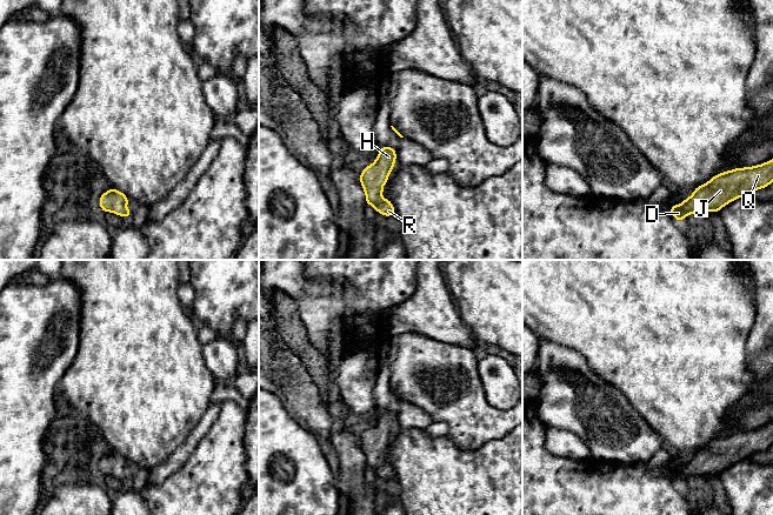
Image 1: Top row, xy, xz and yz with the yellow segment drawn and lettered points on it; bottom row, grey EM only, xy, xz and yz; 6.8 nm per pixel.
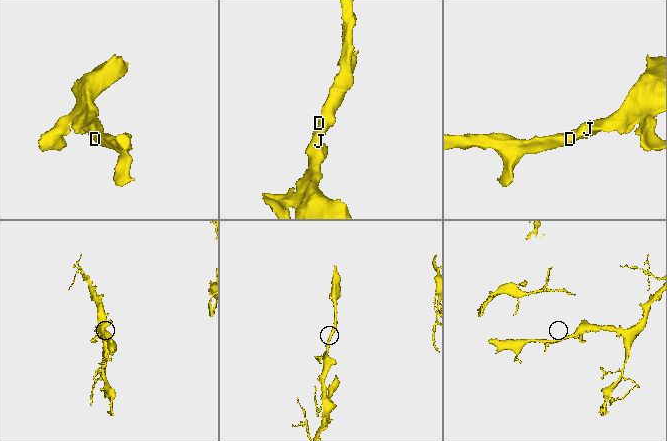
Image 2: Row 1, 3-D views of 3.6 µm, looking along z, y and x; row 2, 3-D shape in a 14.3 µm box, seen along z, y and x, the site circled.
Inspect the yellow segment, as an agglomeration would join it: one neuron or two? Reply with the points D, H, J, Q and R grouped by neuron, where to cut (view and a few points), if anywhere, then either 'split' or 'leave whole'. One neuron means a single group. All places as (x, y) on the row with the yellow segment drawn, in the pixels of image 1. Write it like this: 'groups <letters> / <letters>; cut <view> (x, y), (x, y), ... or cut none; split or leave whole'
groups D H J Q R; cut none; leave whole

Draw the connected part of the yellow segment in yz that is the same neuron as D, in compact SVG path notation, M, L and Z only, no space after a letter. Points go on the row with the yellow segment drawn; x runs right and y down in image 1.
M773 159L758 166L734 168L714 175L708 182L695 187L693 194L680 205L669 208L678 221L693 213L719 213L729 202L762 189L773 182Z

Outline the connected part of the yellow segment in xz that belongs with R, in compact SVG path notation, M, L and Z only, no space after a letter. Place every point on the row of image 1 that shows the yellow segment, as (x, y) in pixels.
M381 146L375 161L365 167L359 176L365 190L365 203L369 203L378 213L385 216L395 215L395 209L388 199L382 199L384 185L395 165L397 151L389 146Z

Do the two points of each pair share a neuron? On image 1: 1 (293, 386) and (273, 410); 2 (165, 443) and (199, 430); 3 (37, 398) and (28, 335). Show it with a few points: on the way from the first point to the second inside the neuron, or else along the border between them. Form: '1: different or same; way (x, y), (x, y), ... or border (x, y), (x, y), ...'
1: different; border (271, 392), (298, 423)
2: different; border (205, 412), (187, 437), (170, 454)
3: same; way (26, 382), (26, 350)

